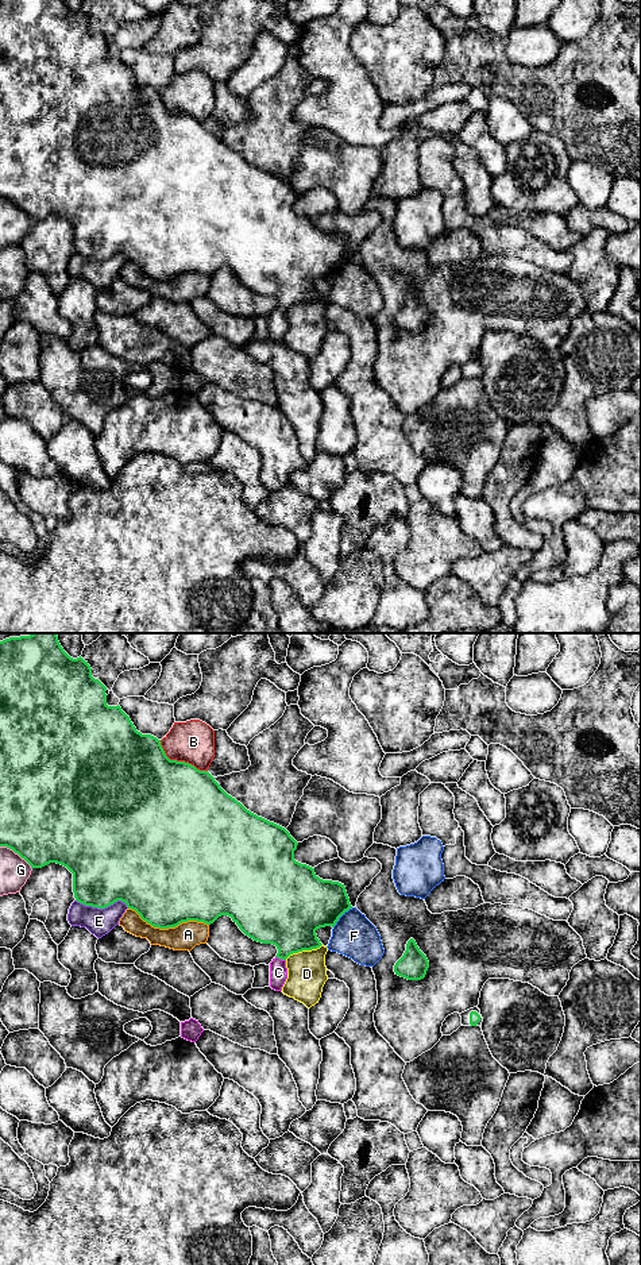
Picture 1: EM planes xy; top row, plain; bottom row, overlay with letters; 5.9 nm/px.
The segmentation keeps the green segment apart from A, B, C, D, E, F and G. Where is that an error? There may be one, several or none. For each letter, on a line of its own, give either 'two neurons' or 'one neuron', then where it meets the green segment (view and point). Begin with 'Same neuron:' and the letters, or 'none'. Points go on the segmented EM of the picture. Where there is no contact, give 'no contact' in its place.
Same neuron: C
A: two neurons | xy (169, 926)
B: two neurons | xy (180, 762)
C: one neuron | xy (281, 959)
D: two neurons | xy (302, 949)
E: two neurons | xy (103, 907)
F: two neurons | xy (342, 914)
G: two neurons | xy (16, 852)

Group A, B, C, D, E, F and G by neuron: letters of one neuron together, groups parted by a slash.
A / B / C / D / E / F / G

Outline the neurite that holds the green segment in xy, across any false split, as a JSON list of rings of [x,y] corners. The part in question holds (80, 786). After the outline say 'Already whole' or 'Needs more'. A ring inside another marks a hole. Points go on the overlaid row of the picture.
[[[31,633],[0,641],[0,846],[12,849],[31,868],[42,868],[50,863],[66,867],[73,873],[73,892],[77,902],[105,909],[121,900],[154,927],[169,929],[188,921],[211,925],[221,915],[231,917],[254,941],[277,946],[278,953],[270,963],[270,987],[282,991],[287,979],[286,959],[293,953],[320,948],[323,944],[316,930],[333,927],[339,918],[352,909],[344,884],[323,880],[314,873],[314,868],[296,861],[294,851],[298,842],[285,828],[247,810],[228,795],[208,771],[200,771],[185,761],[170,760],[161,740],[138,732],[119,705],[107,705],[108,694],[109,690],[92,676],[88,662],[81,656],[73,659],[63,651],[57,633]]]. Needs more

